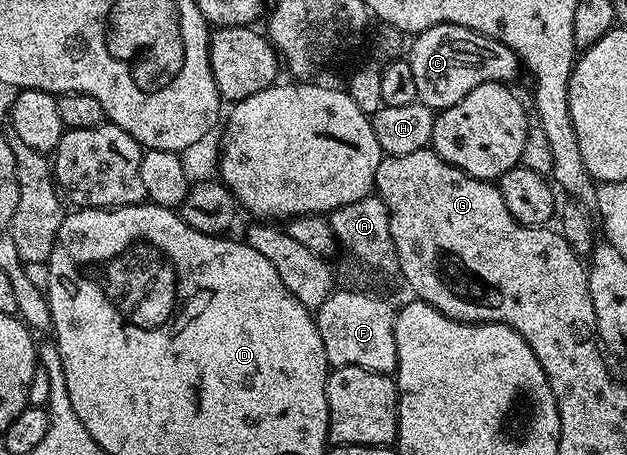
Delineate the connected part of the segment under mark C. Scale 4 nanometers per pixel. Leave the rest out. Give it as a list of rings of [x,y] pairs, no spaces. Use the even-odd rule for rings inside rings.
[[[437,24],[417,33],[413,40],[408,59],[416,78],[418,100],[435,110],[460,102],[462,93],[476,90],[476,86],[488,82],[510,82],[520,72],[519,58],[508,46],[455,24]]]

